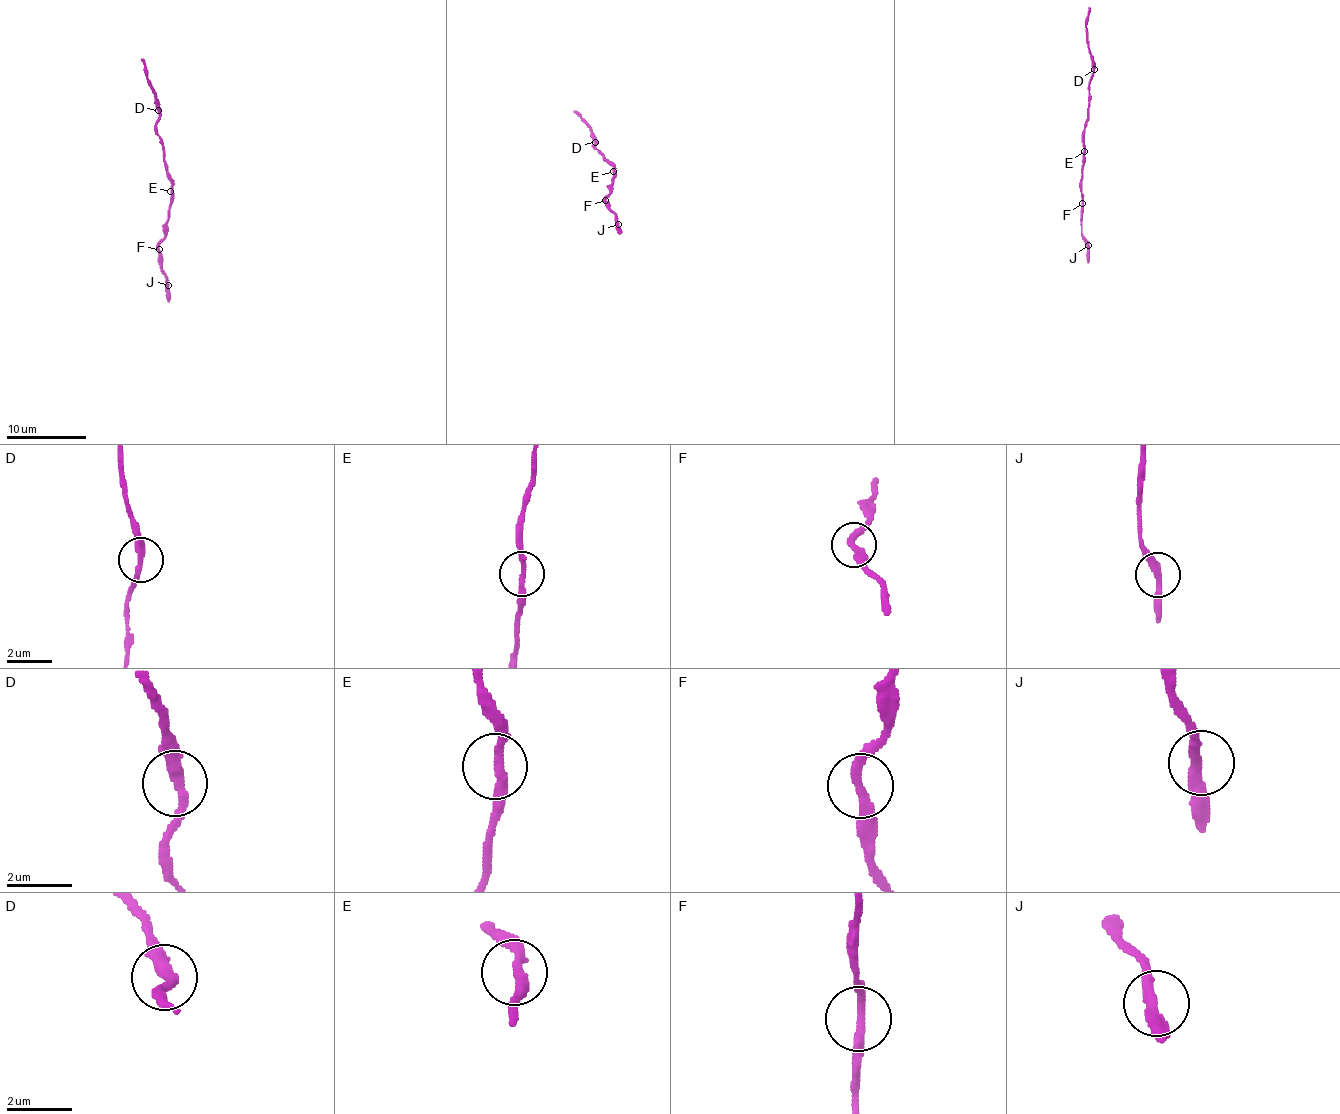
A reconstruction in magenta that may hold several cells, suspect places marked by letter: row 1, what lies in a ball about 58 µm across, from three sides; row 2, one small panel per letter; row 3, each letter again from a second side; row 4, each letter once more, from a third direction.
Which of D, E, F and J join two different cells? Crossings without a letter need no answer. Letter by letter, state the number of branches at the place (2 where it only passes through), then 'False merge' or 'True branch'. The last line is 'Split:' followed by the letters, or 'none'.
D: Branches: 2. True branch
E: Branches: 2. True branch
F: Branches: 2. True branch
J: Branches: 2. True branch
Split: none

